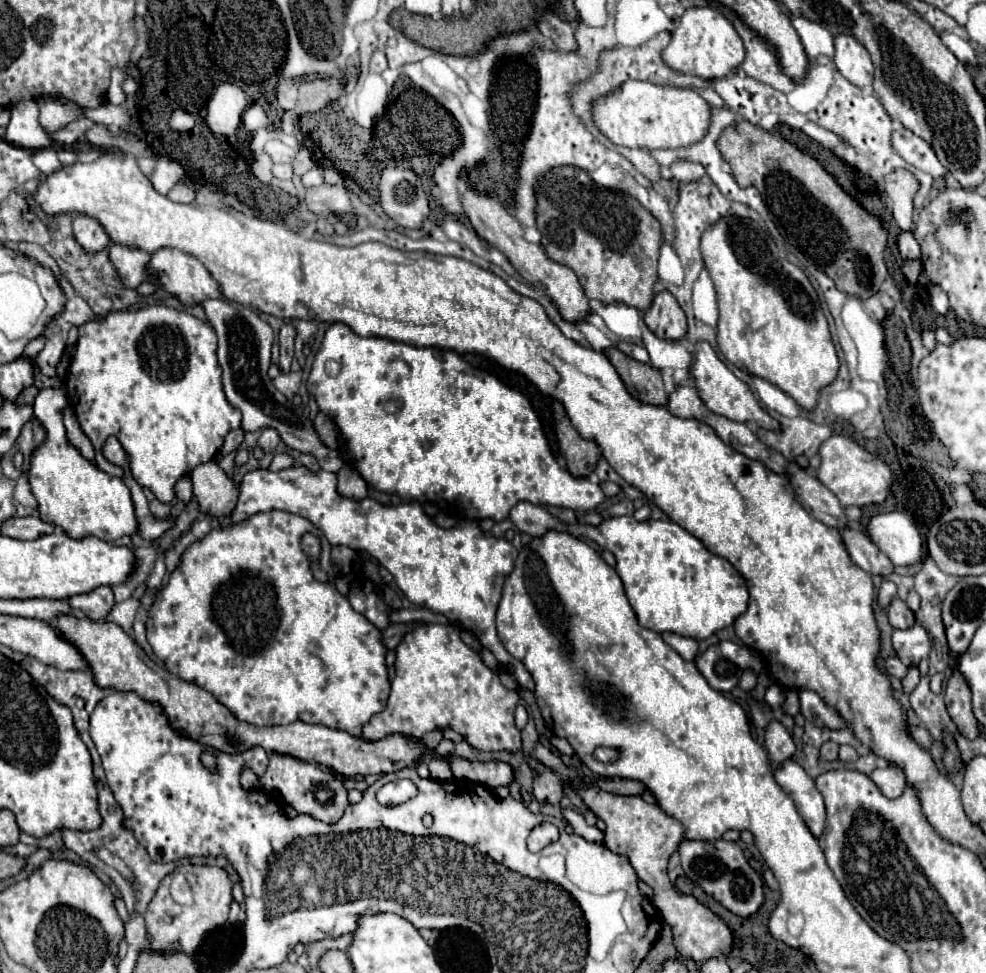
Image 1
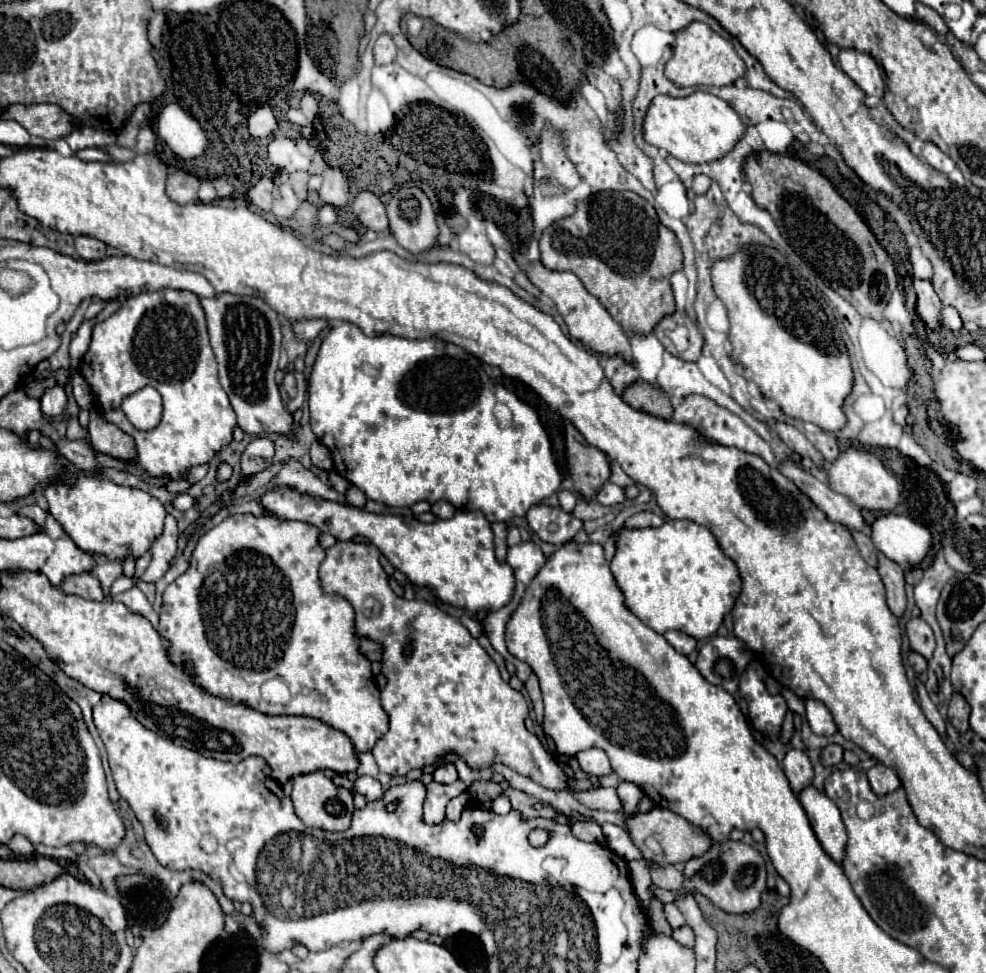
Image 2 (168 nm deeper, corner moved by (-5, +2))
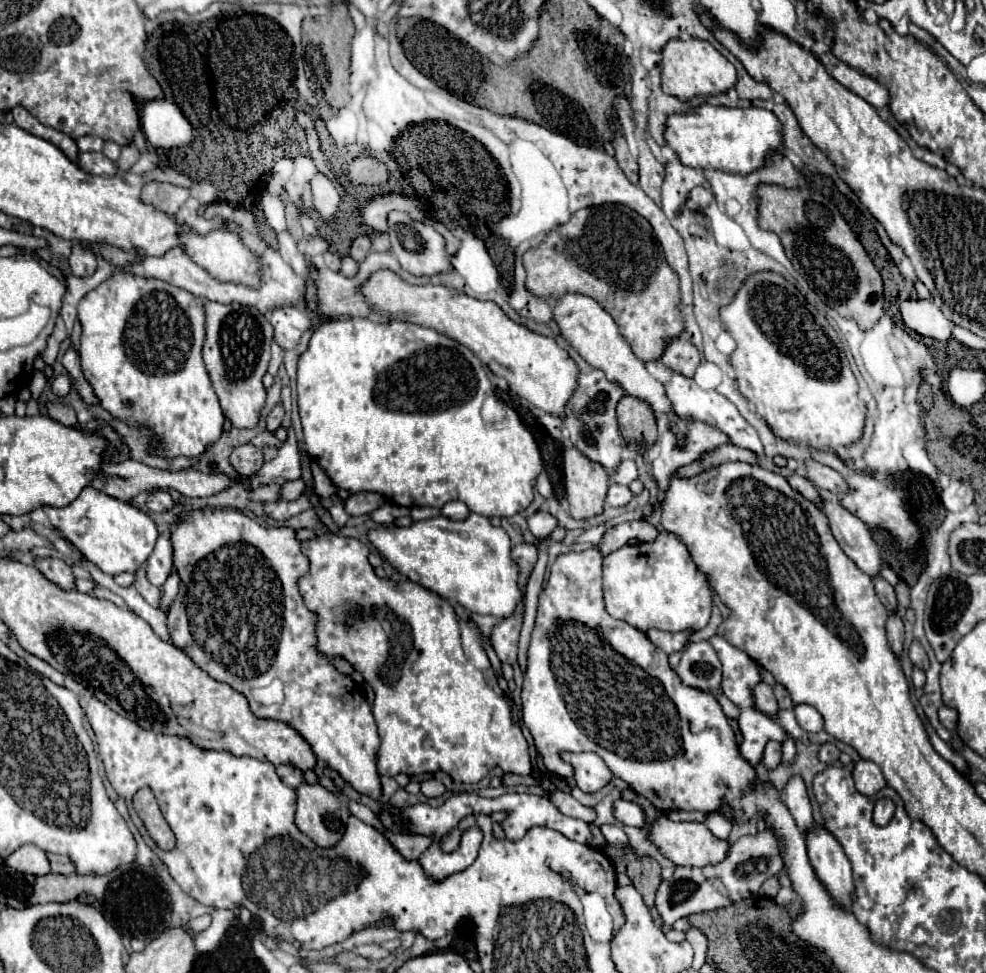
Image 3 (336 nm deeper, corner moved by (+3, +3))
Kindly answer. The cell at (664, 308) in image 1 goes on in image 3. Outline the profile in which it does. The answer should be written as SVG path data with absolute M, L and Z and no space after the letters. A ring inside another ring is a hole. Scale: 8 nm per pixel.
M680 335L666 343L666 349L662 353L662 363L686 377L692 377L696 365L700 363L700 353L684 335Z

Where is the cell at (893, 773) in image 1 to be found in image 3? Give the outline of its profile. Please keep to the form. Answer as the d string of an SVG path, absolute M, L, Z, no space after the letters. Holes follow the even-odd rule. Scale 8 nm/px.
M860 759L854 767L854 781L856 781L856 789L862 795L876 795L882 787L886 787L886 779L880 771L880 767L872 761L864 761Z

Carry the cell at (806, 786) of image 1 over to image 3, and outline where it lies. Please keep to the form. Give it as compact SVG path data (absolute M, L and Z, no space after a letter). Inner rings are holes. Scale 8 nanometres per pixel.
M812 825L806 831L806 845L818 879L830 891L834 901L850 907L850 901L854 899L852 869L838 839L824 825Z

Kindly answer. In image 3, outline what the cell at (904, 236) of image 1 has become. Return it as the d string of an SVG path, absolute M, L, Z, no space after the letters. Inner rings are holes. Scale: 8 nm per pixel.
M908 299L900 303L900 313L904 323L918 335L938 341L948 341L952 337L952 321L942 315L932 300Z

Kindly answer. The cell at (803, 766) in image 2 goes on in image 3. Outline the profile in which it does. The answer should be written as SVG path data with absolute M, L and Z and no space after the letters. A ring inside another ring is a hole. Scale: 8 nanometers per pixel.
M800 775L790 777L790 781L784 787L784 803L792 817L796 819L798 829L804 833L814 821L812 821L812 807L806 793L806 783Z

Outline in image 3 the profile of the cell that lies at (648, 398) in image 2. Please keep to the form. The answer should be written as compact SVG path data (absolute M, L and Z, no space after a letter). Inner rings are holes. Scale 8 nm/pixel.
M624 395L618 401L618 423L628 447L650 449L656 443L656 415L644 399Z

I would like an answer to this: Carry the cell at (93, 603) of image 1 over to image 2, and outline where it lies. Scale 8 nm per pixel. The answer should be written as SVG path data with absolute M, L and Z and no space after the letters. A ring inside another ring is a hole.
M72 574L62 580L60 588L66 594L76 594L86 600L104 600L104 592L100 588L100 582L92 574Z

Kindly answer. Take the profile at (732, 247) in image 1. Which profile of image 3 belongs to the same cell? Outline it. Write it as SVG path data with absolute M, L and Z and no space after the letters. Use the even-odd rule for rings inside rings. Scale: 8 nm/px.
M760 271L748 275L736 291L734 299L728 305L720 307L720 319L736 341L736 351L730 355L730 363L734 367L740 393L750 403L754 403L760 417L766 419L766 423L774 429L778 437L792 439L800 445L812 445L818 449L824 445L834 449L838 445L854 443L862 435L866 405L858 397L858 383L850 371L842 341L824 315L820 327L816 307L812 307L788 279L774 271Z

